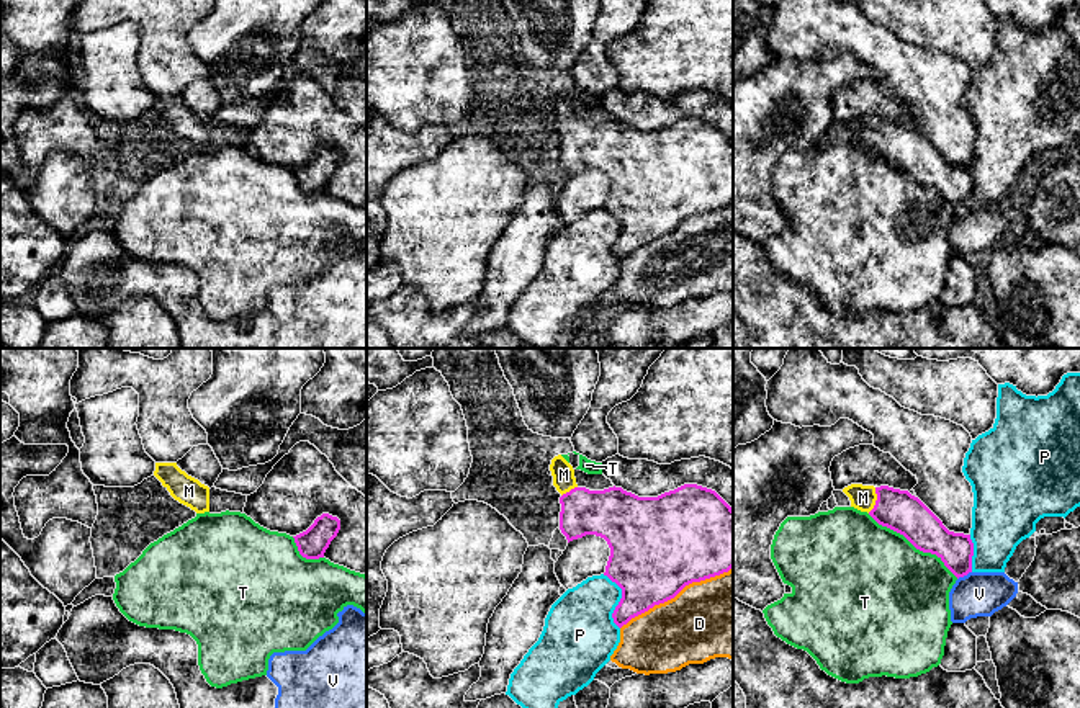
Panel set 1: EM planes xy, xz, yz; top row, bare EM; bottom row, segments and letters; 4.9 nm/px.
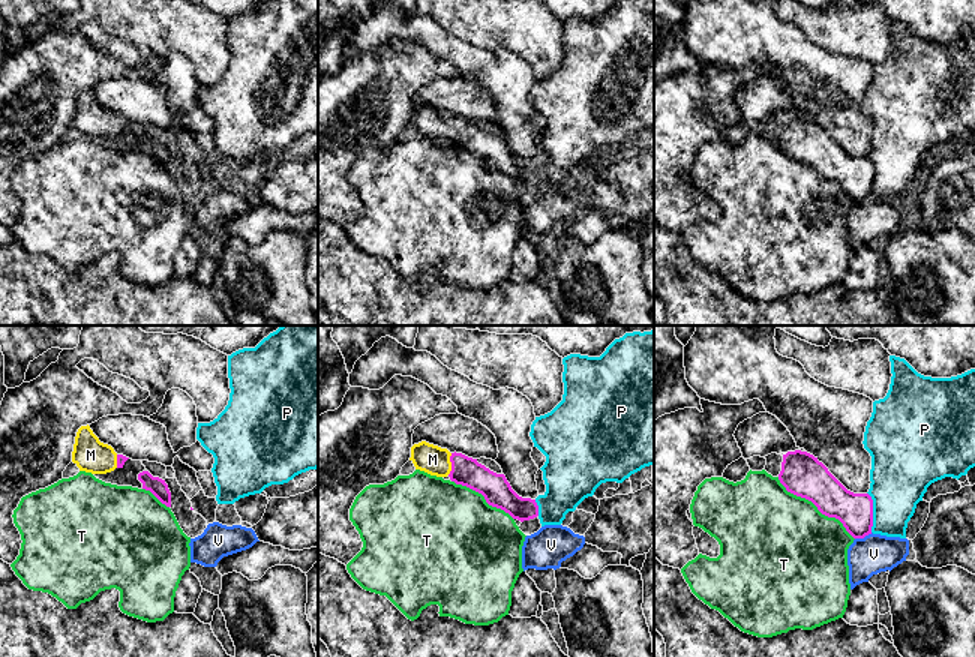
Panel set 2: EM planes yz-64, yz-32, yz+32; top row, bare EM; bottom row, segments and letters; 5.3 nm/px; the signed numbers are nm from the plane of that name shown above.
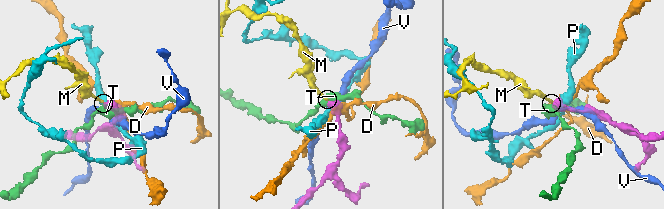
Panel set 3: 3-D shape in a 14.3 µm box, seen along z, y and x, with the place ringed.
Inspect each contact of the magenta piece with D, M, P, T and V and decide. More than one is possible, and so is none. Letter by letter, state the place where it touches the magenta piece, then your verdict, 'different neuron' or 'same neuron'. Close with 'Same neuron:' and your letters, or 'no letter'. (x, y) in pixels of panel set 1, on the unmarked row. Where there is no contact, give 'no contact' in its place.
D: meets magenta in xz at (676, 228); different neuron
M: meets magenta in yz at (876, 134); same neuron
P: meets magenta in xz at (620, 234); different neuron
T: meets magenta in yz at (913, 179); different neuron
V: meets magenta in yz at (964, 208); different neuron
Same neuron: M

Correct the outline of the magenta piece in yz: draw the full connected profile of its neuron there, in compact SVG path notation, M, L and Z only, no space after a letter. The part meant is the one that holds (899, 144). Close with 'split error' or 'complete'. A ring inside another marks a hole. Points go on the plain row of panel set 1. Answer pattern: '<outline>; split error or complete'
M851 118L843 126L849 131L851 141L867 146L879 159L903 168L916 183L936 188L957 213L972 206L970 168L949 165L908 124Z; split error

